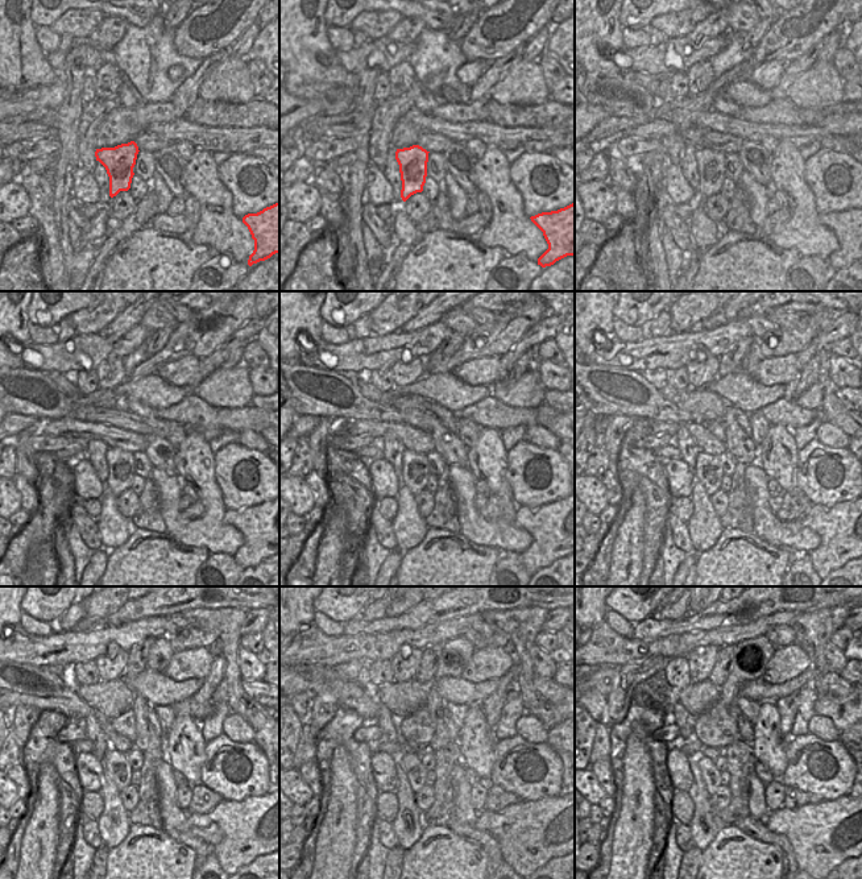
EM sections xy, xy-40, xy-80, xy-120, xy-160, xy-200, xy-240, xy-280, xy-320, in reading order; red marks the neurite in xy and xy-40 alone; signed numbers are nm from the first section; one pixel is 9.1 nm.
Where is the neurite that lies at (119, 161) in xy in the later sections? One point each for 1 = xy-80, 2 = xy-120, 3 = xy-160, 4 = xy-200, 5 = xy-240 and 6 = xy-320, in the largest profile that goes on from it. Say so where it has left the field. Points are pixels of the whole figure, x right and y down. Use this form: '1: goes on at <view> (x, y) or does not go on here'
1: goes on at xy-80 (711, 169)
2: goes on at xy-120 (120, 463)
3: goes on at xy-160 (414, 475)
4: goes on at xy-200 (708, 471)
5: goes on at xy-240 (116, 763)
6: goes on at xy-320 (711, 775)

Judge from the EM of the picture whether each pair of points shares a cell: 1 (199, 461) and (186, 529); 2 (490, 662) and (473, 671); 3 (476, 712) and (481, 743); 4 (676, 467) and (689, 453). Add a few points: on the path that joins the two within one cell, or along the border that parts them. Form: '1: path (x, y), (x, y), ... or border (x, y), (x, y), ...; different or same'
1: path (203, 481), (210, 494), (210, 515), (206, 519); same
2: path (487, 663), (477, 670); same
3: path (476, 720), (476, 736); same
4: border (680, 457), (692, 469); different

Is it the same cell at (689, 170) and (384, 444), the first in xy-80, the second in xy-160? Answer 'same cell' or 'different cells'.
same cell

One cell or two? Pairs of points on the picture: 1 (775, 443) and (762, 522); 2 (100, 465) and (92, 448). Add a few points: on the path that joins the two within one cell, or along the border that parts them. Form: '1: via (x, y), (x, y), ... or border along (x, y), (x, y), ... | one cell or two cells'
1: via (773, 463), (761, 477), (761, 502) | one cell
2: via (98, 461), (95, 452) | one cell

